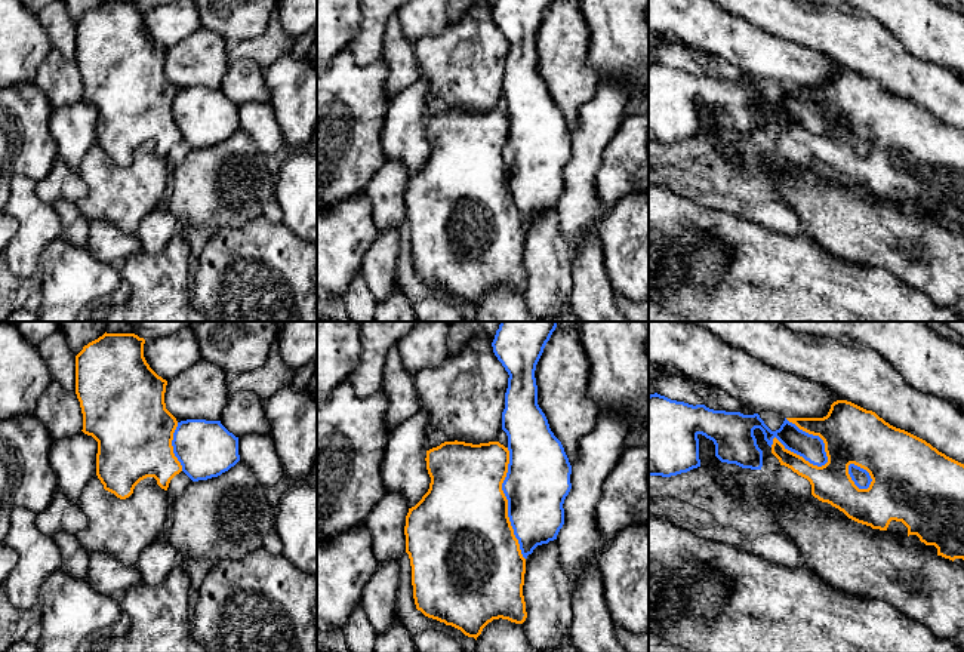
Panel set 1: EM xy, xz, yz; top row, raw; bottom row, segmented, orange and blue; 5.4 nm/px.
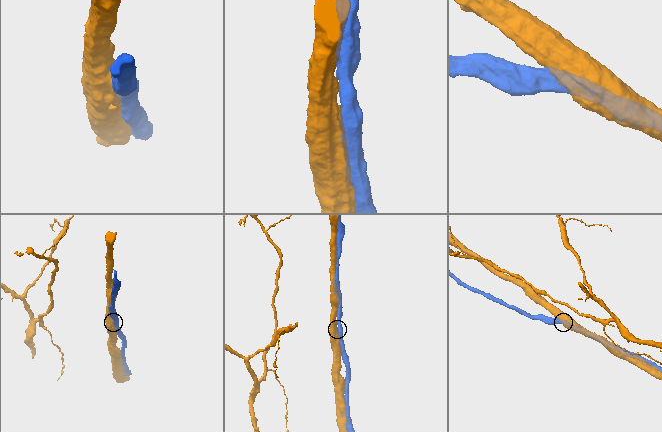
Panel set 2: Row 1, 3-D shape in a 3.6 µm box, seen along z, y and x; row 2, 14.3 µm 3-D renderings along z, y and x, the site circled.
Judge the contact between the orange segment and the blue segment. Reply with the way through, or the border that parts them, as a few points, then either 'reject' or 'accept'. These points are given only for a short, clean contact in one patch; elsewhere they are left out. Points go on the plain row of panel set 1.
accept

